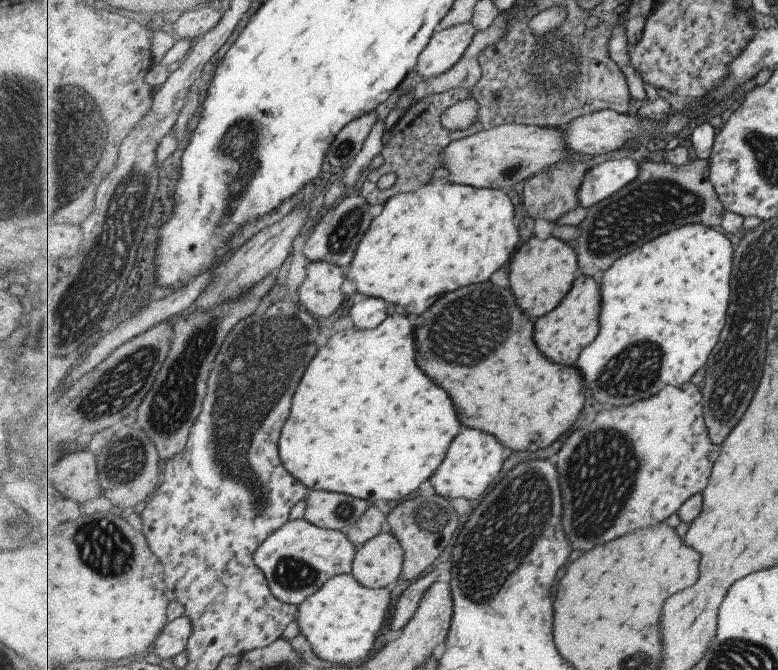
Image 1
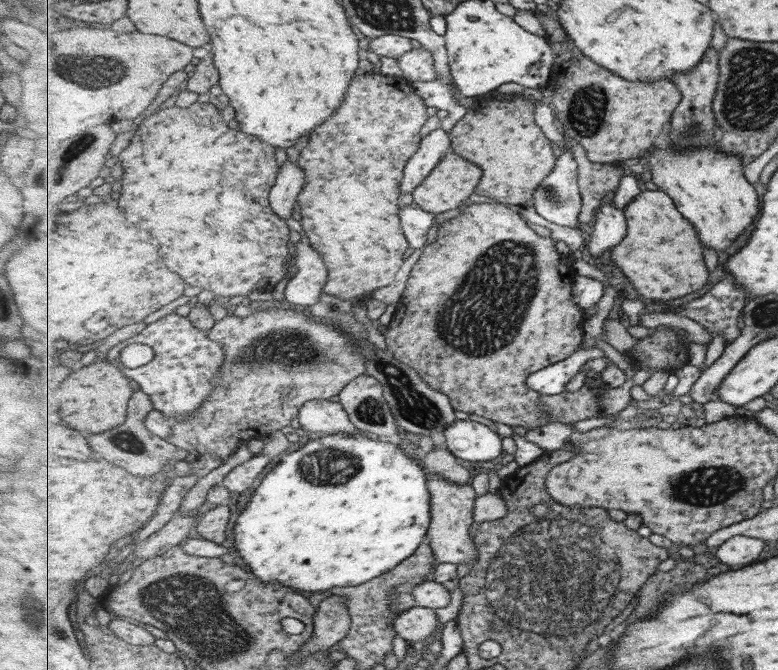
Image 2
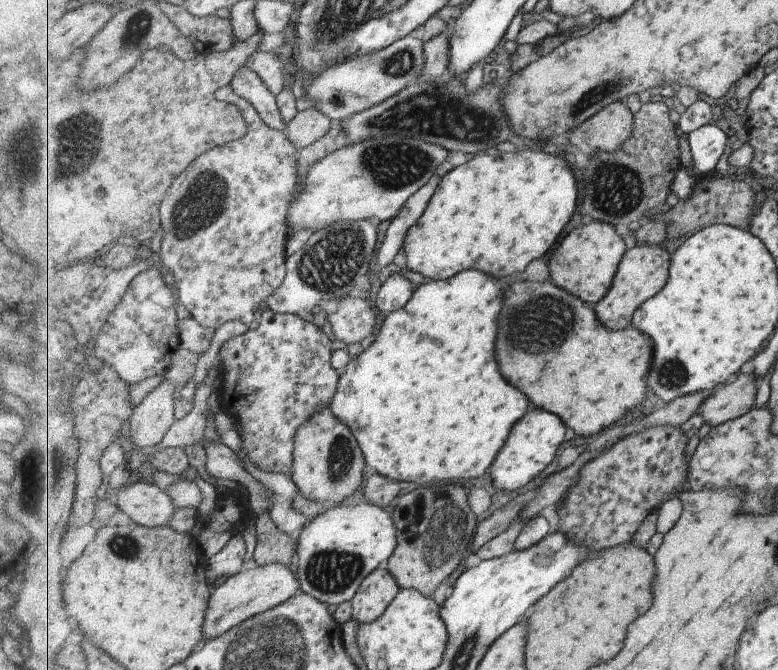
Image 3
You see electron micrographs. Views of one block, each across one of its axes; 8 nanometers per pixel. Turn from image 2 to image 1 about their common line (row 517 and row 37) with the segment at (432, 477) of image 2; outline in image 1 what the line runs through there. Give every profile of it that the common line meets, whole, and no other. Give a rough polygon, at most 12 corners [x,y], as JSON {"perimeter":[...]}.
{"perimeter":[[470,23],[437,30],[421,52],[423,79],[464,58],[477,33]]}

